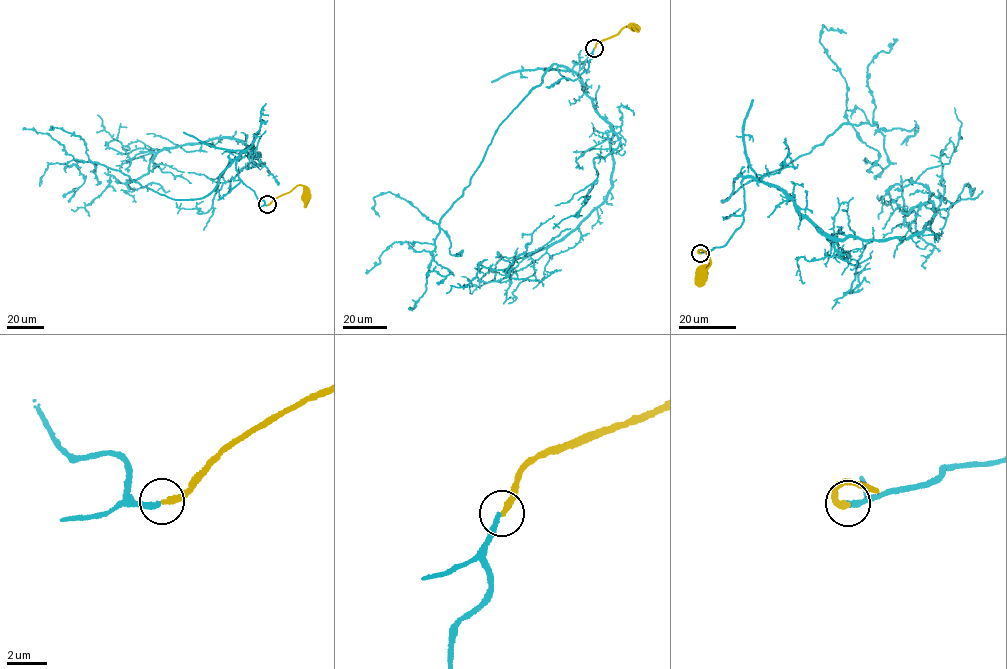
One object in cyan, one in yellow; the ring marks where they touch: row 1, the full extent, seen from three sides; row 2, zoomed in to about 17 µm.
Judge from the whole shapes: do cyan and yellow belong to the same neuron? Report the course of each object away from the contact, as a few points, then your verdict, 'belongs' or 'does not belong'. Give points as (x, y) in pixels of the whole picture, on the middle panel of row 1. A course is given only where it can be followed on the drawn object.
cyan via (594, 48), (578, 78), (556, 67), (612, 126), (606, 197), (561, 239), (505, 269), (479, 263), (446, 293) | yellow via (594, 48), (598, 41), (617, 35), (624, 27), (630, 29), (633, 26) | does not belong

